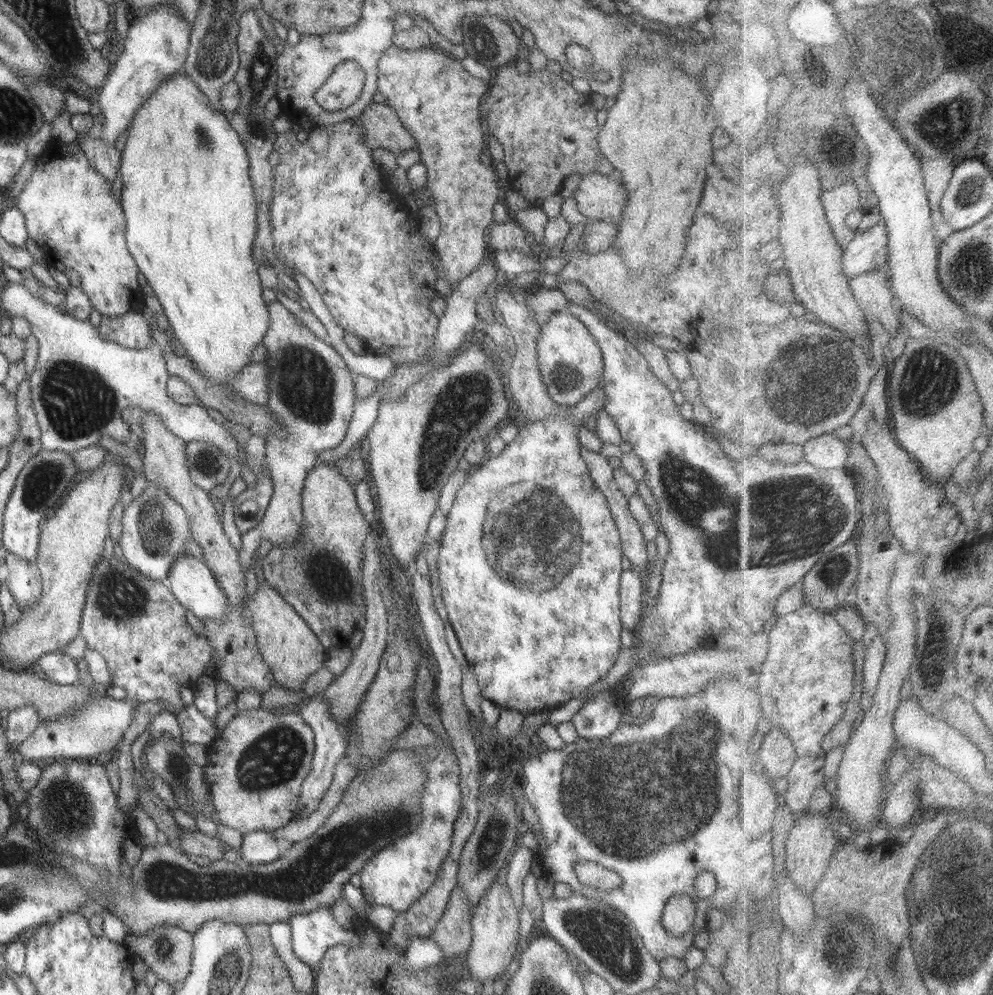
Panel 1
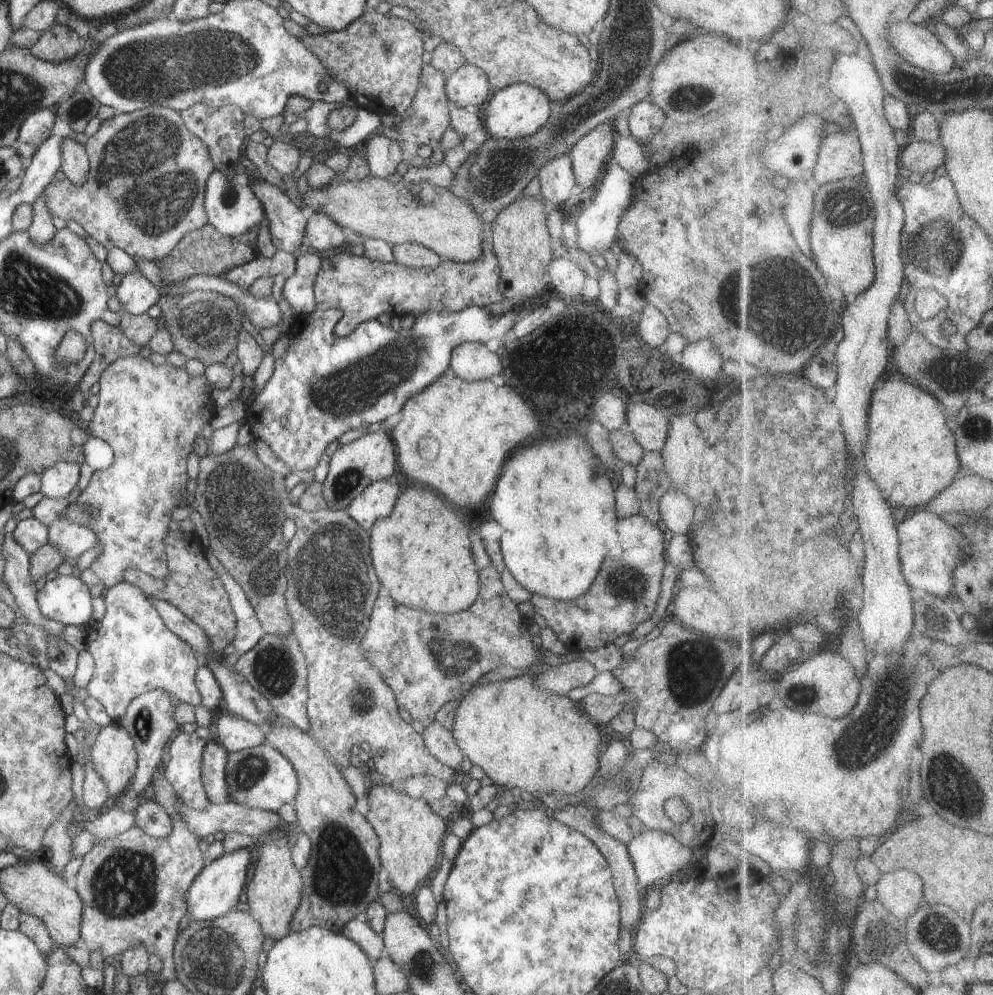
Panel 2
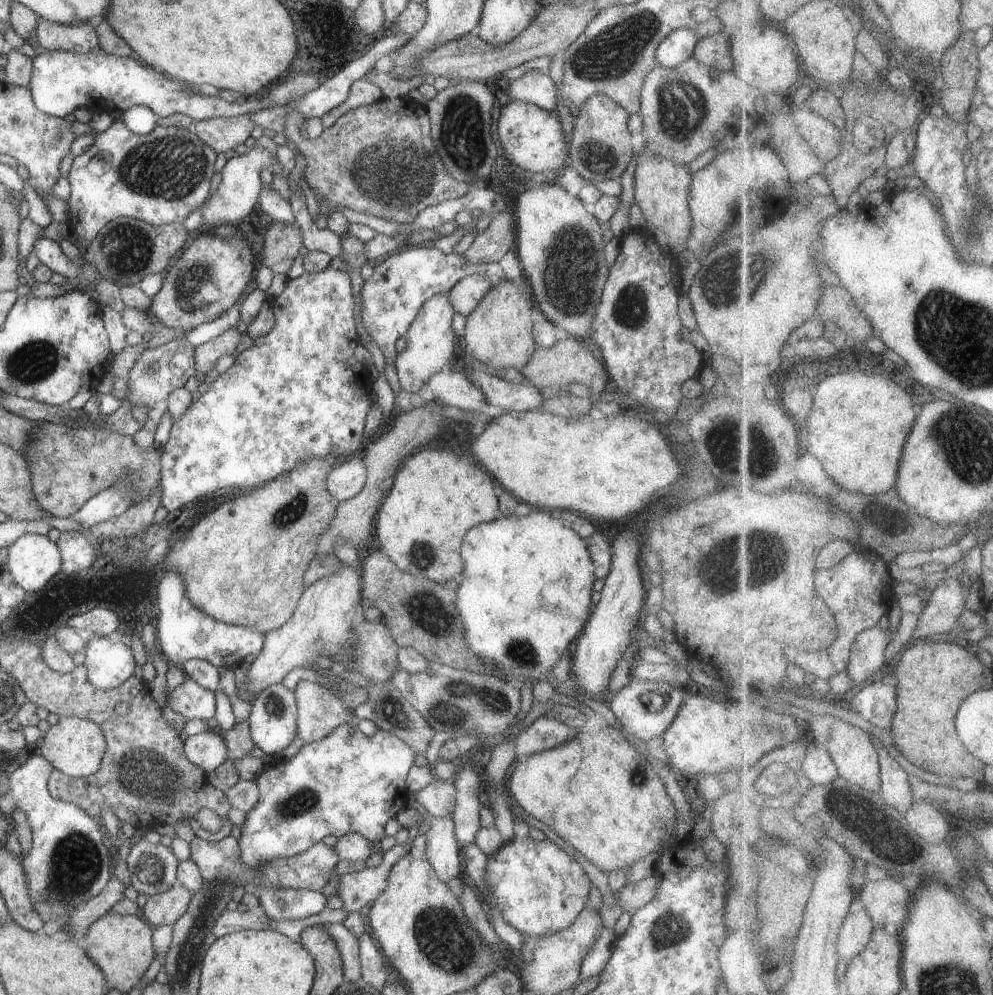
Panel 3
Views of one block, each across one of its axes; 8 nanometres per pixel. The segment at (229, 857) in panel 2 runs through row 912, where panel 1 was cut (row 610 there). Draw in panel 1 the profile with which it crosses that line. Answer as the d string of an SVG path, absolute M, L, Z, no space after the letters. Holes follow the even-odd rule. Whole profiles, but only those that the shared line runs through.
M180 555L172 564L166 584L176 597L190 612L193 612L198 619L212 619L215 621L223 621L225 612L227 611L227 596L220 588L220 583L216 581L216 577L212 575L212 571L208 565L202 560L198 560L193 555Z

